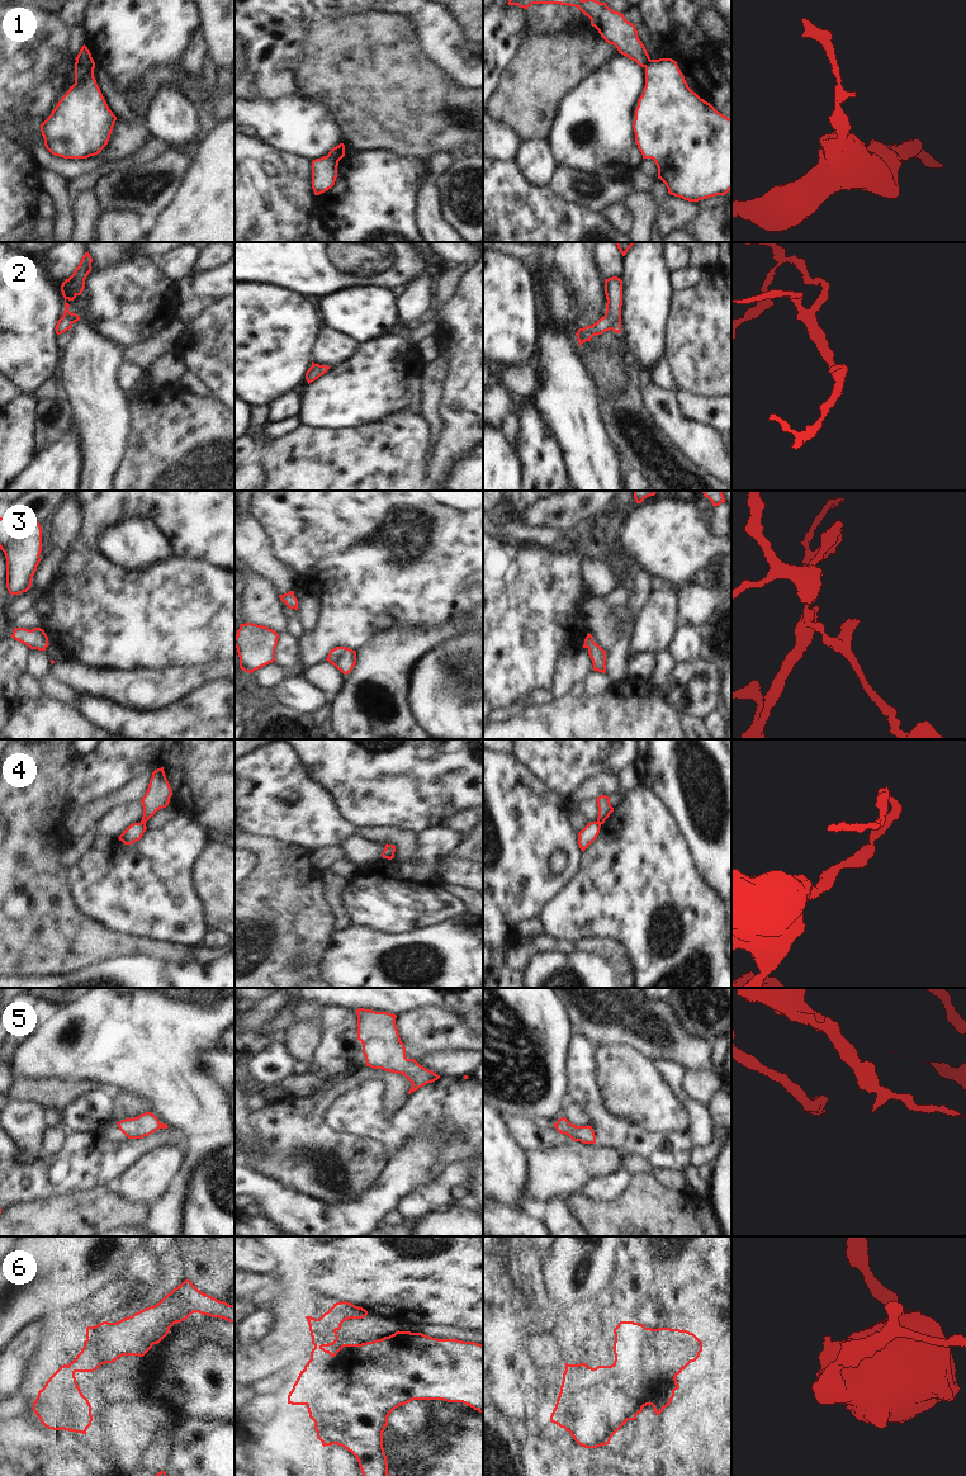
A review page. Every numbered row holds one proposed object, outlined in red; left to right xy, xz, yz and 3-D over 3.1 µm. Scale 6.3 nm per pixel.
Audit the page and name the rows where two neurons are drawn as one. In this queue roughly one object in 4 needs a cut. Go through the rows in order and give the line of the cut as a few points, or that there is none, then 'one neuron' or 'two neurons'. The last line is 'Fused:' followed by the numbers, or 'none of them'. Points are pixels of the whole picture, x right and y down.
1: cut xy (76, 61), (84, 67), (93, 69); two neurons
2: cut none; one neuron
3: cut none; one neuron
4: cut xy (141, 822), (145, 823); two neurons
5: cut none; one neuron
6: cut xz (317, 1319), (330, 1333), (328, 1346); two neurons
Fused: 1, 4, 6

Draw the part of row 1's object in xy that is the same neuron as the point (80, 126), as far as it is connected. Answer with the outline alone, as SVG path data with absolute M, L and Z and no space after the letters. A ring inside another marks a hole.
M75 62L75 84L61 98L51 115L39 126L46 148L63 159L87 159L108 145L117 117L109 109L94 77L94 68Z

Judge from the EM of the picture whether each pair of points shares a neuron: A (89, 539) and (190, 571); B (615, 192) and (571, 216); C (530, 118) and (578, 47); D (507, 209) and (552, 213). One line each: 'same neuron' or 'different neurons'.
A: different neurons
B: different neurons
C: same neuron
D: same neuron

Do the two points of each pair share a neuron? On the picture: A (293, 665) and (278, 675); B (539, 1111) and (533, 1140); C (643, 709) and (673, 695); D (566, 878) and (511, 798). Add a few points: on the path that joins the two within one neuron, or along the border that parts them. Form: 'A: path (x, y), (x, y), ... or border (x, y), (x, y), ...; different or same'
A: border (274, 661), (288, 676); different
B: border (507, 1112), (515, 1116), (548, 1120), (553, 1124); different
C: border (666, 696), (668, 703), (681, 715); different
D: path (541, 870), (511, 840), (511, 822); same

